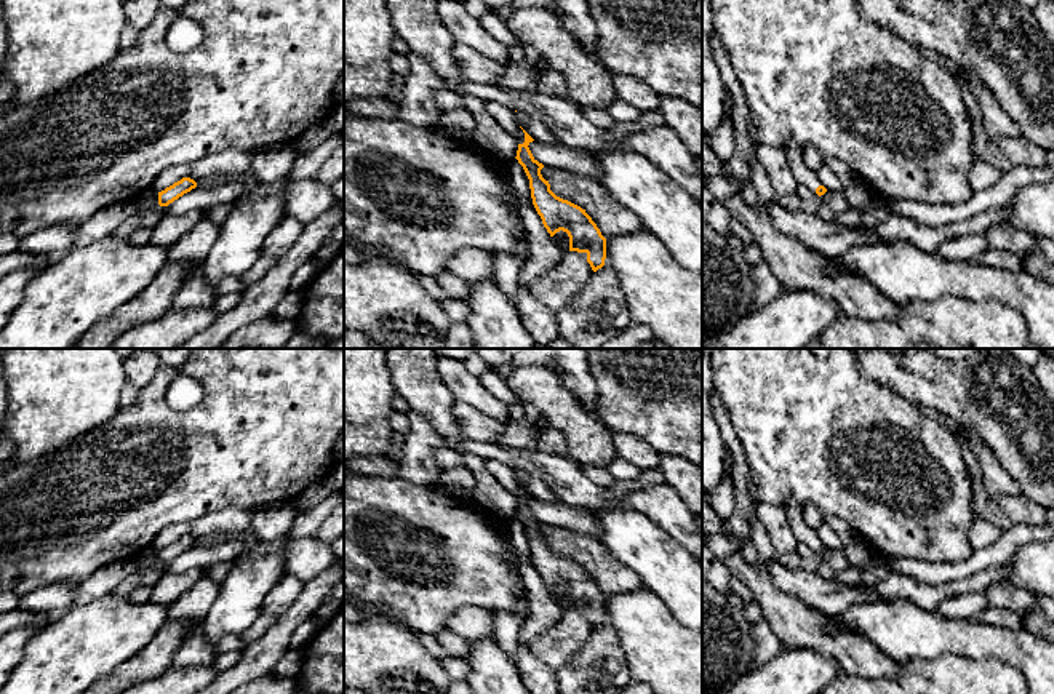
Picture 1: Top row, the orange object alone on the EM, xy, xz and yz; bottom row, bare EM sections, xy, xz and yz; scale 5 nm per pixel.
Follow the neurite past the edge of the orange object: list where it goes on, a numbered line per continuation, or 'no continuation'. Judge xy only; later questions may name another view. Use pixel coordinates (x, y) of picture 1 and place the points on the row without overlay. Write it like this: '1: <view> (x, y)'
no continuation

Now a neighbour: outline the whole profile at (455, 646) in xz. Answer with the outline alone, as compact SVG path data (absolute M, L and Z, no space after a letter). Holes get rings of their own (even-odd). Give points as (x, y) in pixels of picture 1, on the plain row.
M453 632L438 633L437 640L449 657L464 657L469 652L469 641Z

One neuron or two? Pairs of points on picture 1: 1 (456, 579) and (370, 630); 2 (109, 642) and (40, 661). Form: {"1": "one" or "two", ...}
{"1": "two", "2": "one"}

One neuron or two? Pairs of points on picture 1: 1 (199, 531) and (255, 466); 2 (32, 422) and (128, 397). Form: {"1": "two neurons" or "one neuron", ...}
{"1": "two neurons", "2": "two neurons"}

